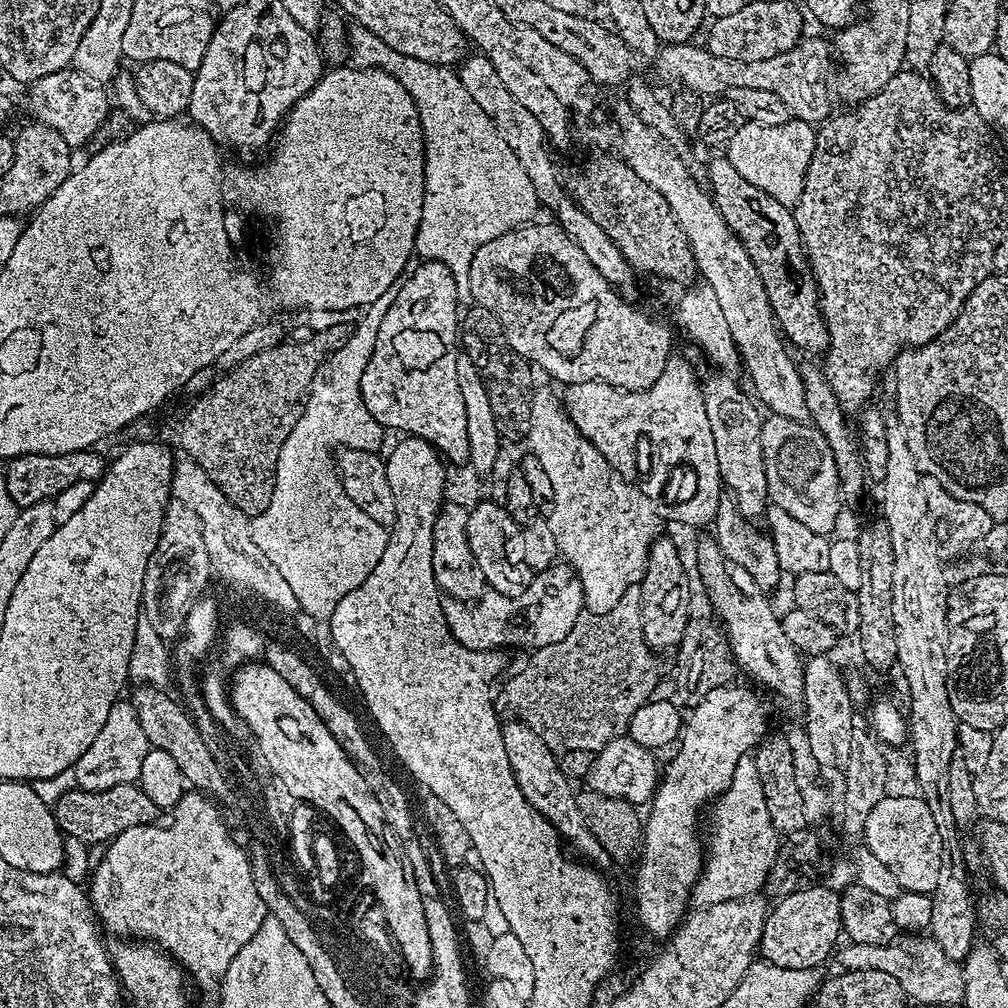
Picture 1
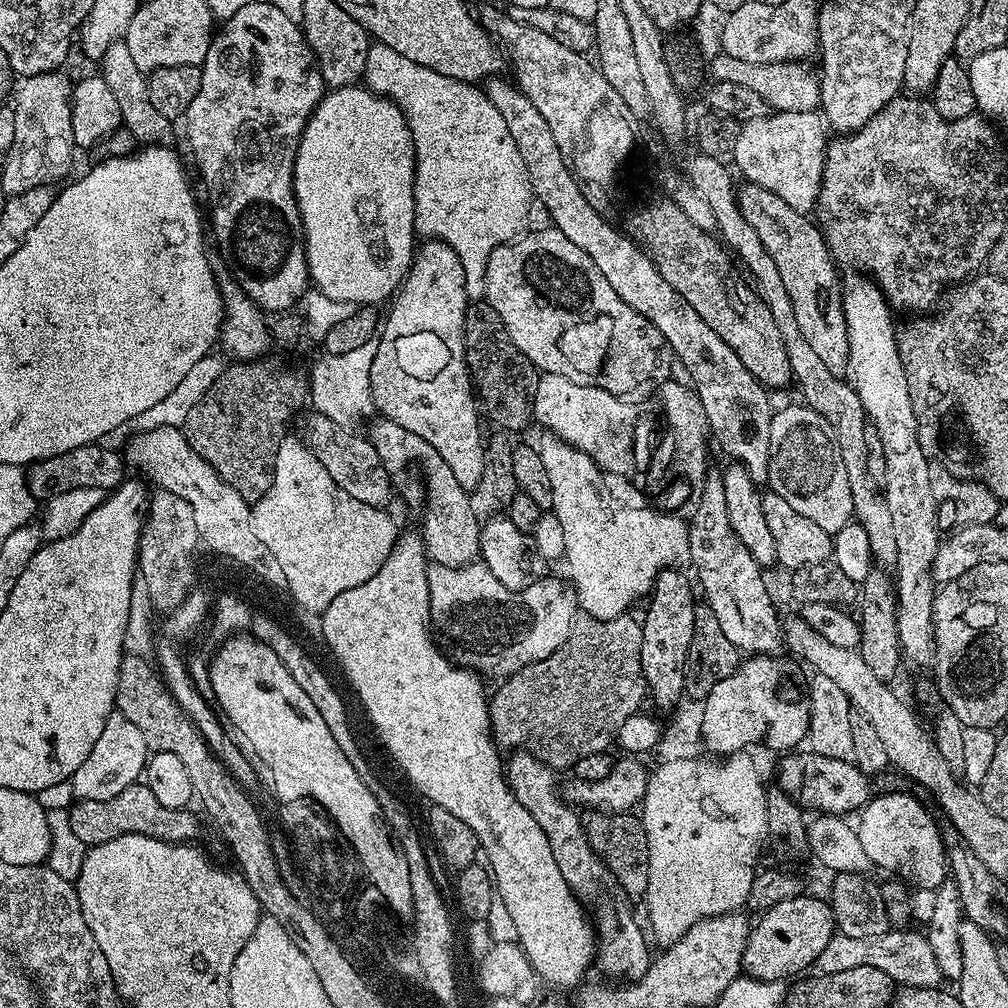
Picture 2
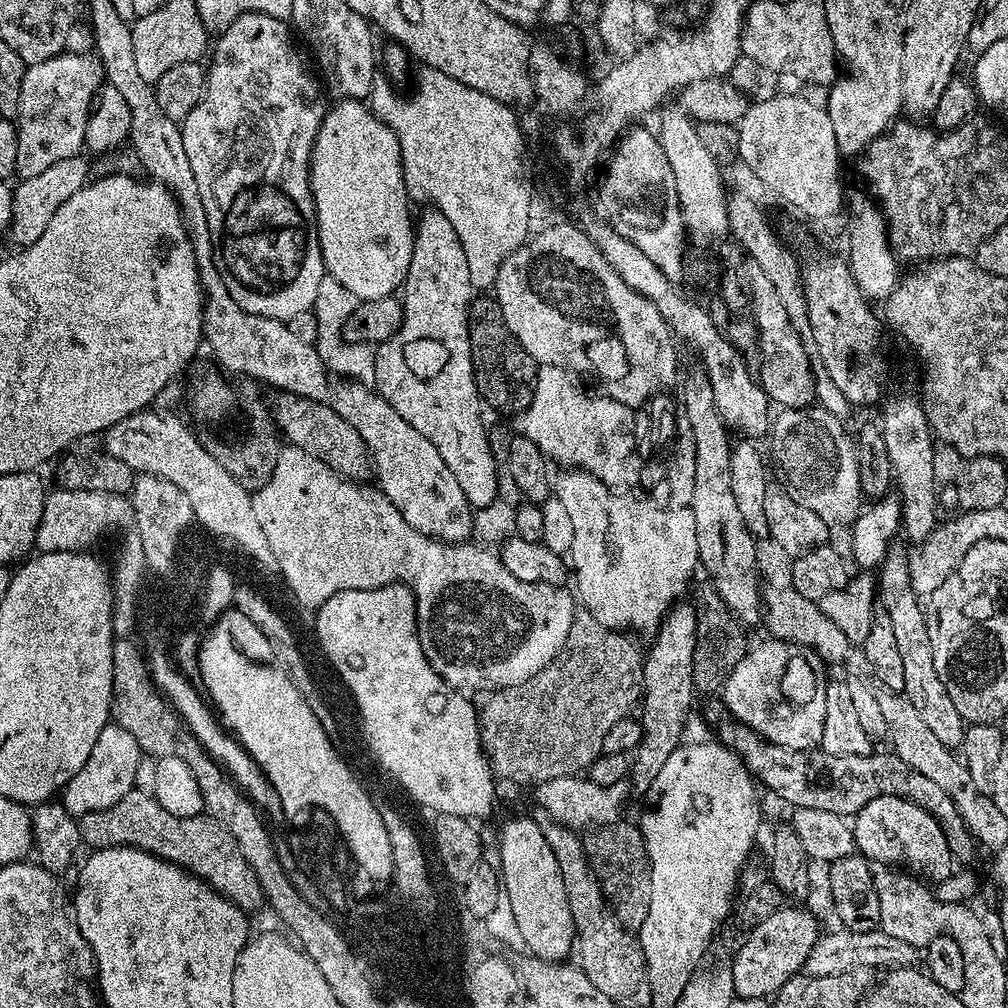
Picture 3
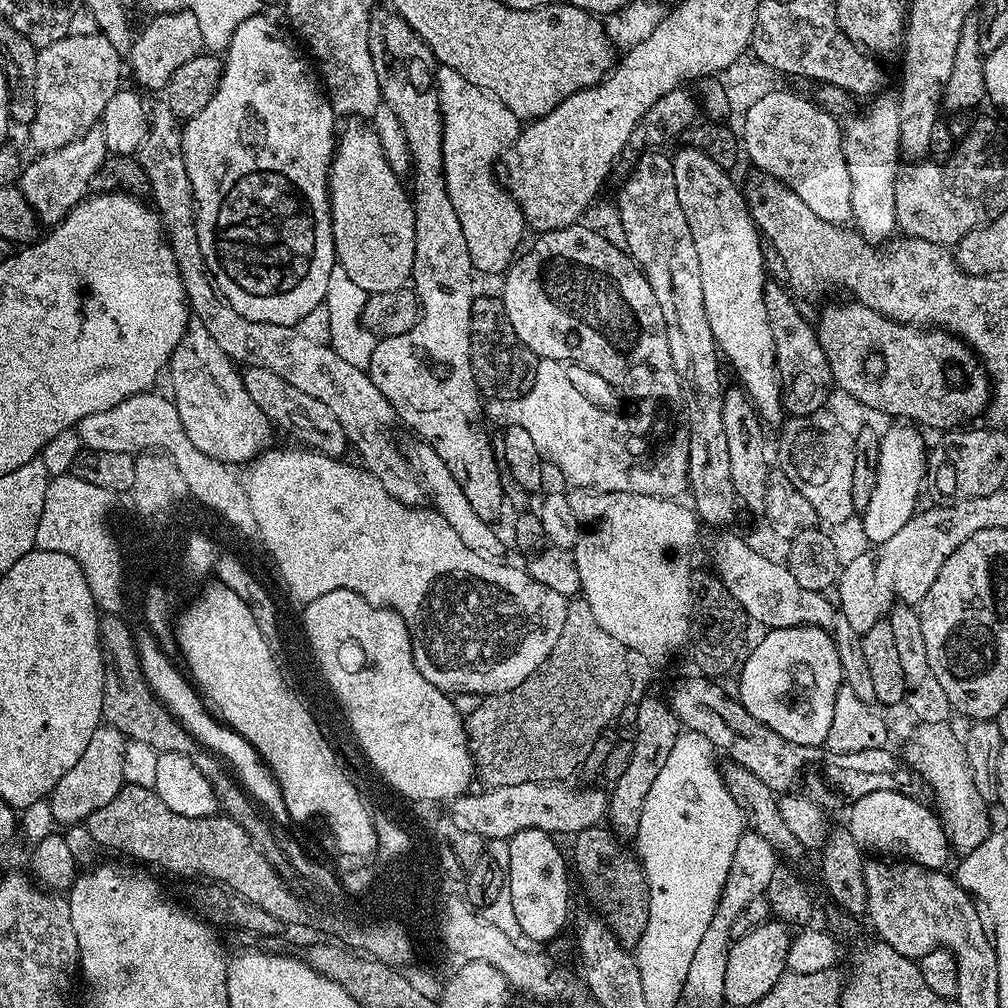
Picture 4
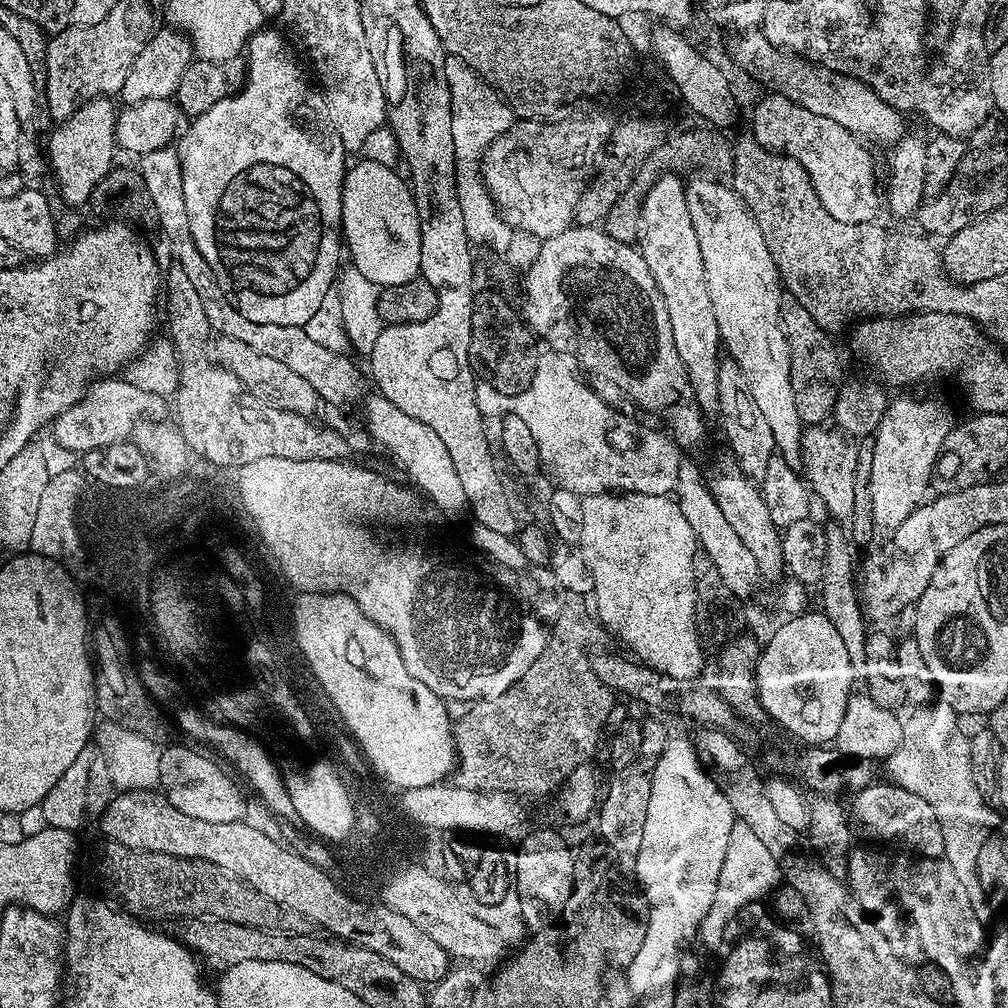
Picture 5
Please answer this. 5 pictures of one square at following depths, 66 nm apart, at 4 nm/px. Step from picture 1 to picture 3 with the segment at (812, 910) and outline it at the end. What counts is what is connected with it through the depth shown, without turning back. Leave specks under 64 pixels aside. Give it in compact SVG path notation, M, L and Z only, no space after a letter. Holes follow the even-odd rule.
M785 906L770 914L766 922L745 935L748 937L741 942L736 957L731 957L732 985L736 996L742 1000L764 1000L775 996L779 988L790 982L790 978L801 975L804 964L821 935L819 922L804 906Z

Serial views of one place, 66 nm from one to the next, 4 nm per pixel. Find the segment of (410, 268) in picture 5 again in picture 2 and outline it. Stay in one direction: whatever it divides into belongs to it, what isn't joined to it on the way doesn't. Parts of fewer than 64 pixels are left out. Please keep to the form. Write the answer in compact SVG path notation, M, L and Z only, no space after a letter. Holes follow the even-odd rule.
M364 86L331 89L308 119L308 125L304 127L304 137L300 139L300 145L296 151L296 163L292 165L292 181L296 187L296 201L300 203L300 217L304 223L304 238L308 250L308 275L311 283L318 286L319 291L324 292L332 302L341 300L344 304L350 304L349 306L376 306L379 305L379 300L387 301L408 275L408 269L412 267L414 245L418 240L416 199L414 198L416 151L412 145L412 135L408 129L408 119L404 117L404 111L394 100L386 96L378 96Z

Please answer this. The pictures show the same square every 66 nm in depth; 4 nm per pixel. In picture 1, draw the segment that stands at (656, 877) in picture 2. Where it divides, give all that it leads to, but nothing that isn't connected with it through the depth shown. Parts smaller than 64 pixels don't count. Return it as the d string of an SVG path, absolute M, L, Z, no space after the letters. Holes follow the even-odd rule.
M755 755L738 758L730 786L715 801L715 808L712 837L706 840L704 870L692 888L691 903L696 906L744 900L747 896L757 895L764 887L782 843L774 822L770 822L766 798L762 798L762 782Z

